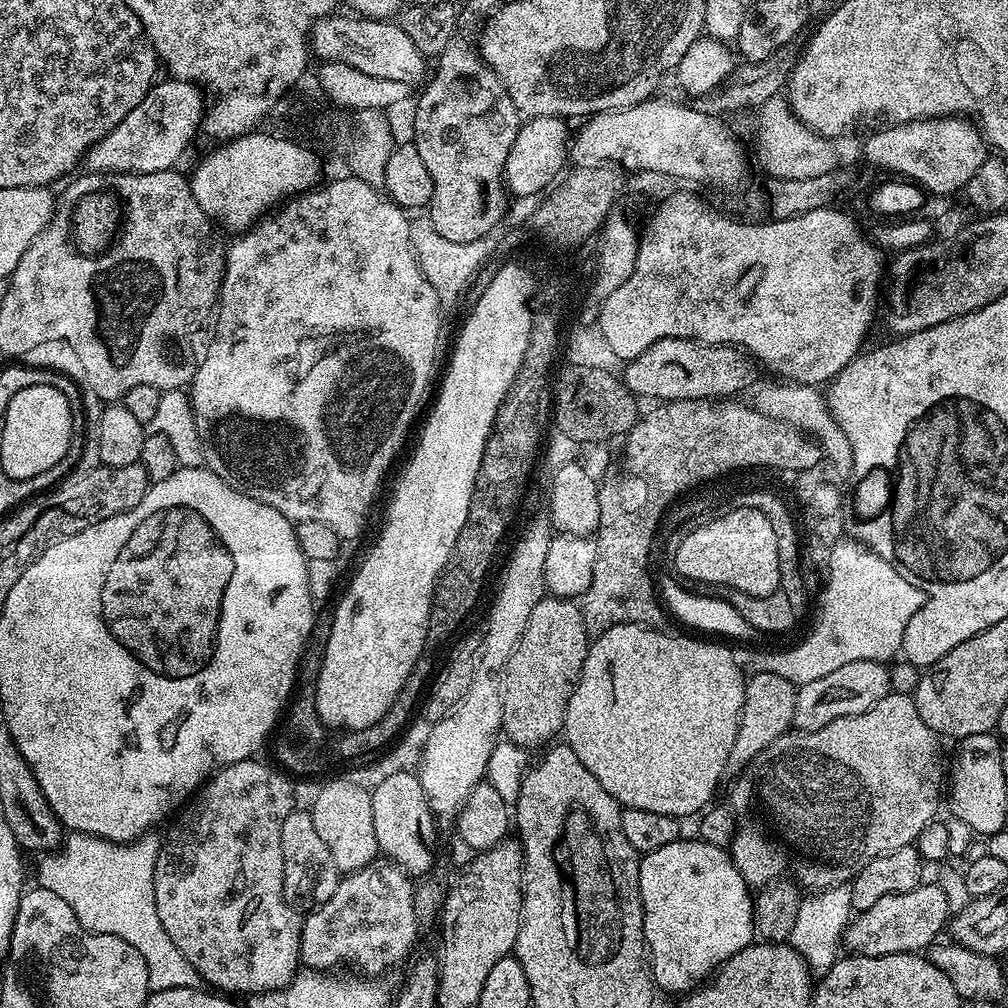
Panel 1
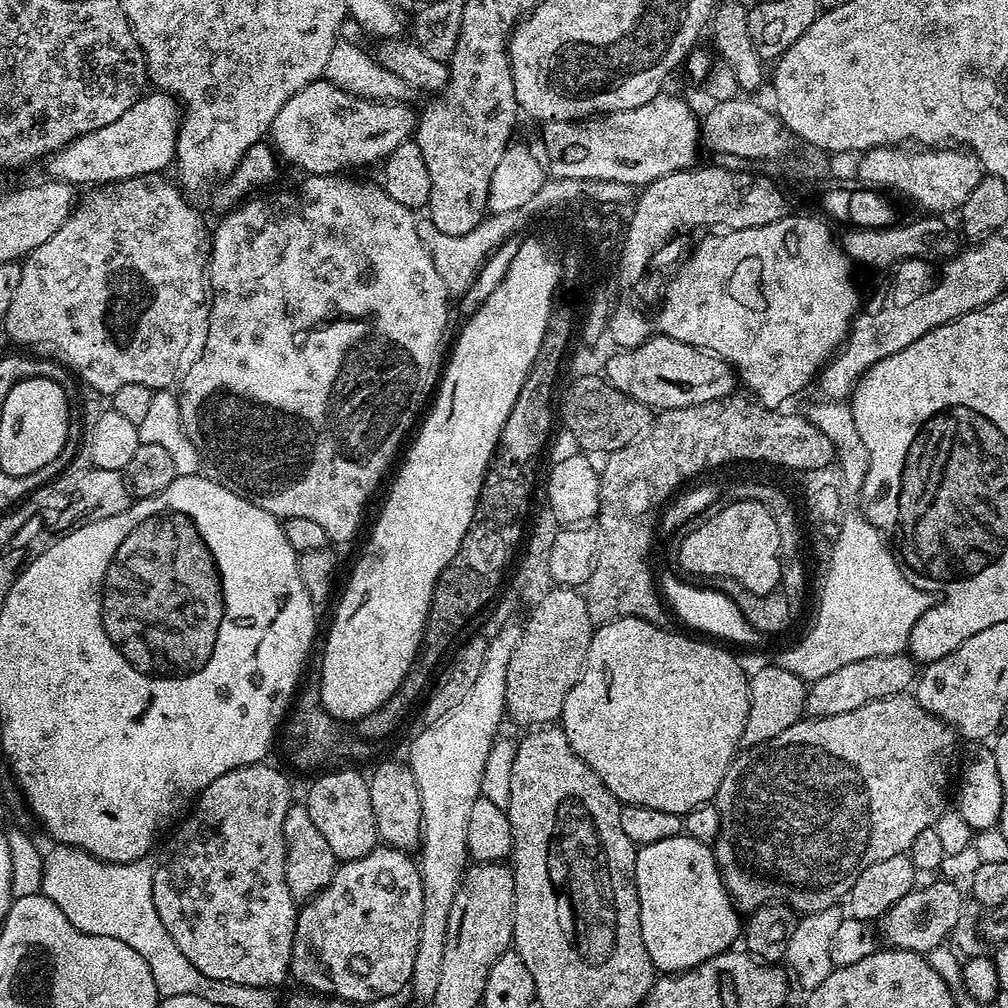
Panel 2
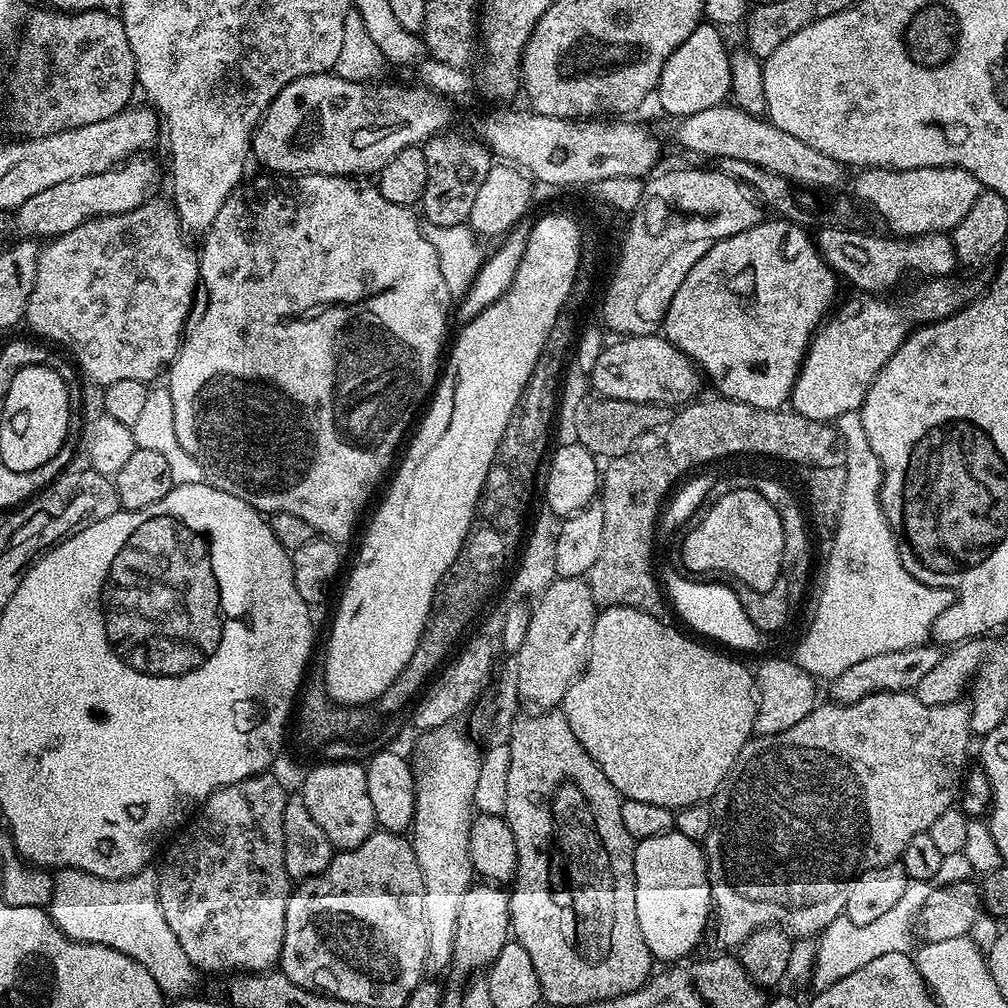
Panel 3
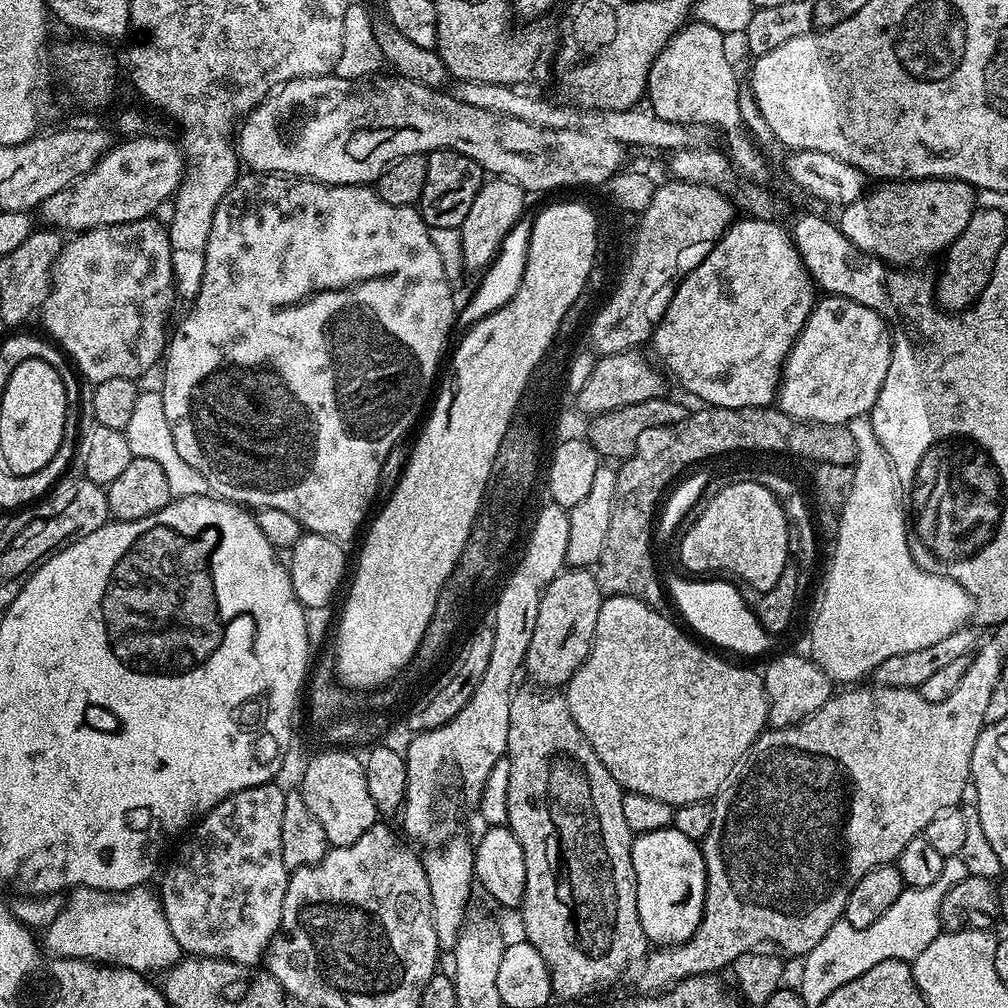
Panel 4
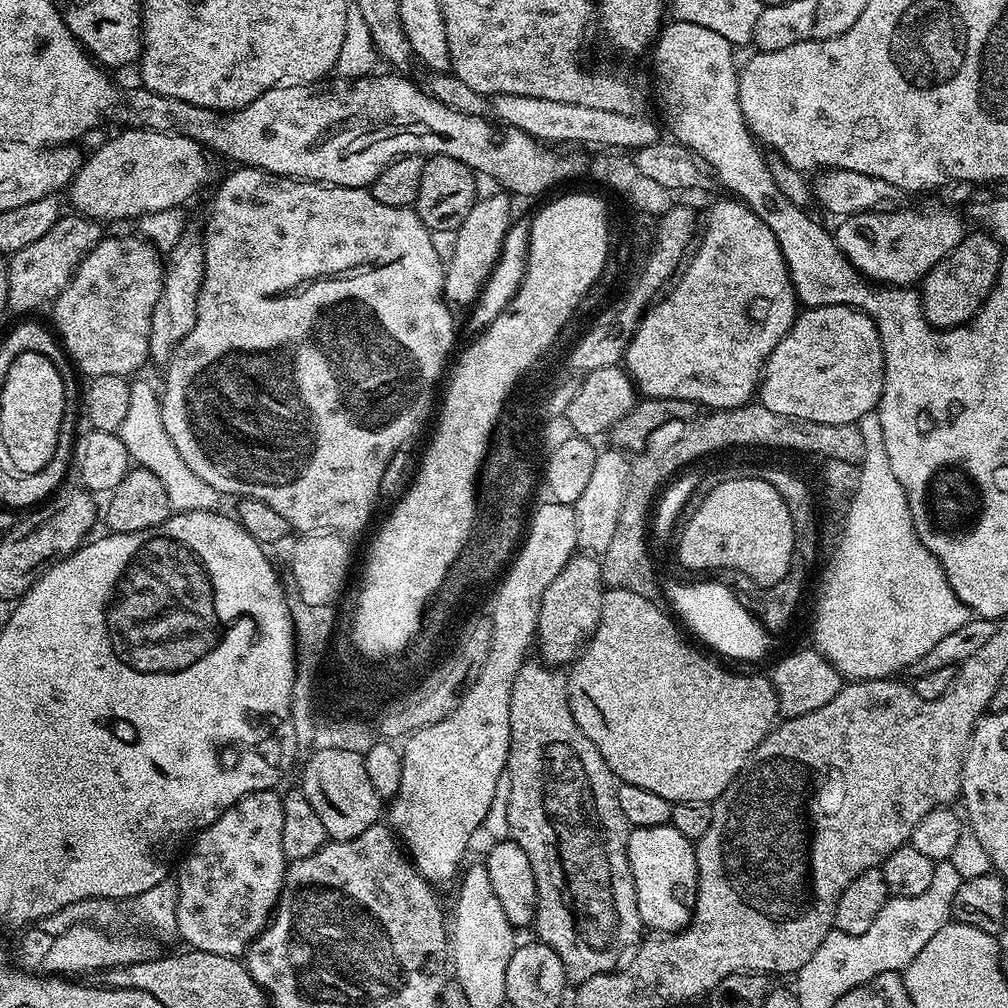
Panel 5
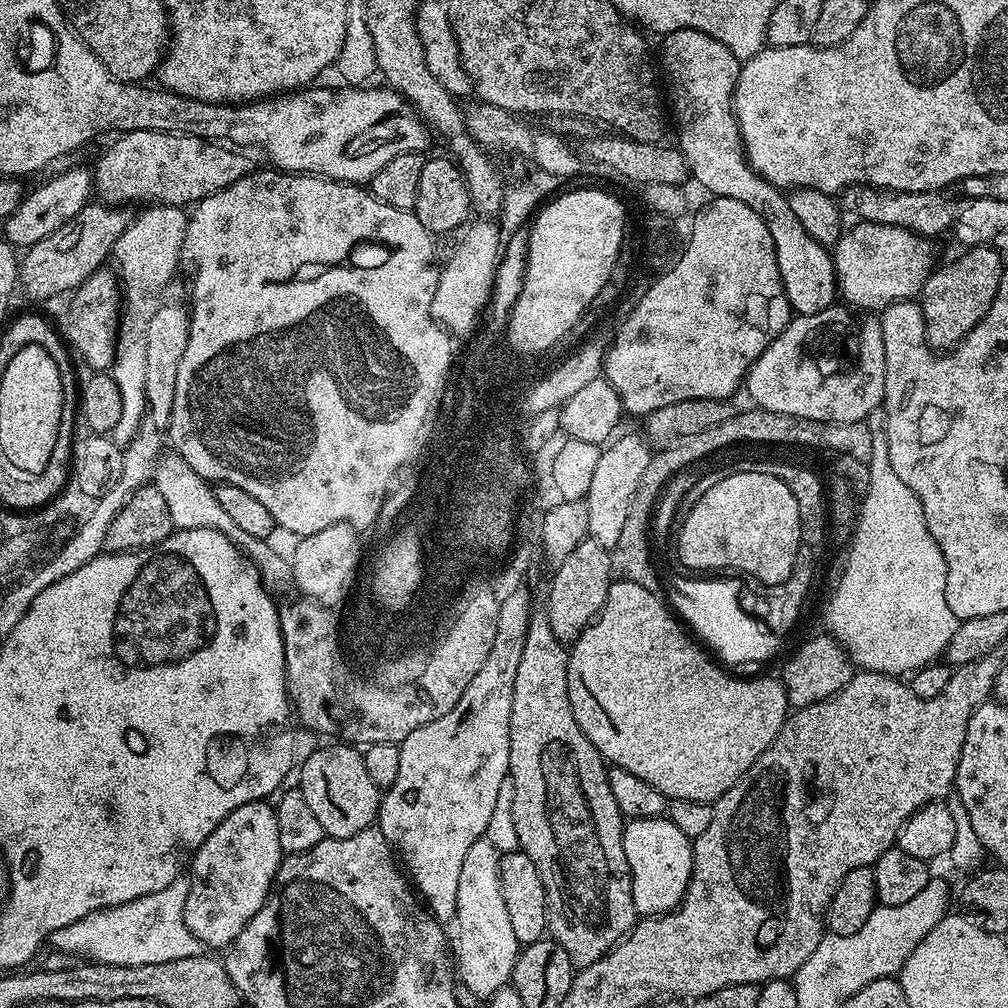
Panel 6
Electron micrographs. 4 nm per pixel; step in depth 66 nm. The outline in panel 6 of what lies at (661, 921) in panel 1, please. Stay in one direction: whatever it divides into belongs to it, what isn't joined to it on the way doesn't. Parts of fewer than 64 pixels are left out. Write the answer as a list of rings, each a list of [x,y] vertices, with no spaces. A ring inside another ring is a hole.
[[[628,820],[624,826],[626,862],[632,875],[632,897],[641,917],[663,916],[680,905],[680,899],[692,880],[692,845],[674,822],[659,820]]]

